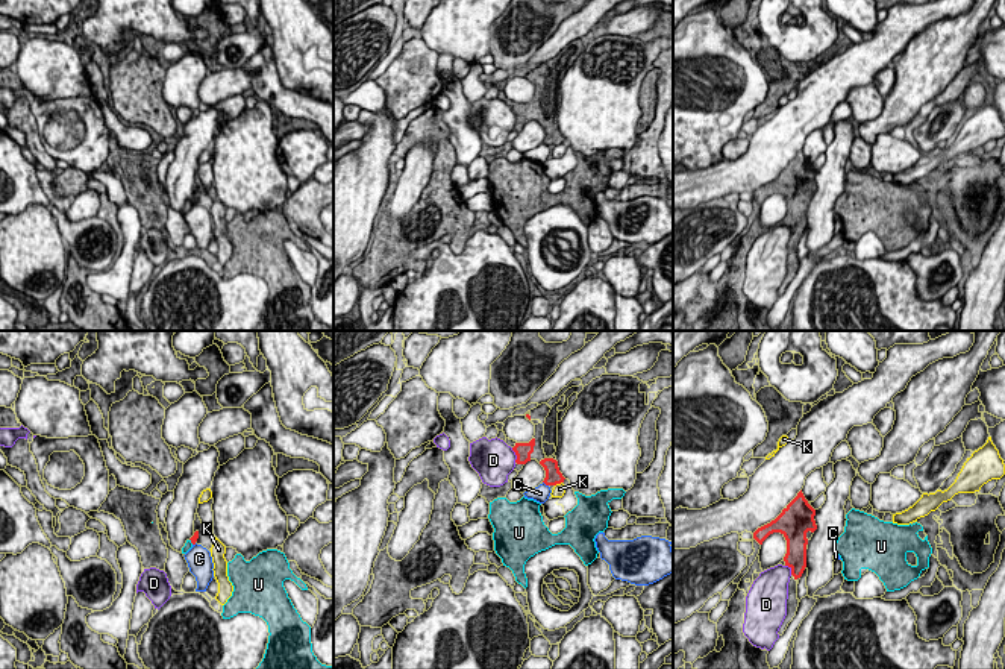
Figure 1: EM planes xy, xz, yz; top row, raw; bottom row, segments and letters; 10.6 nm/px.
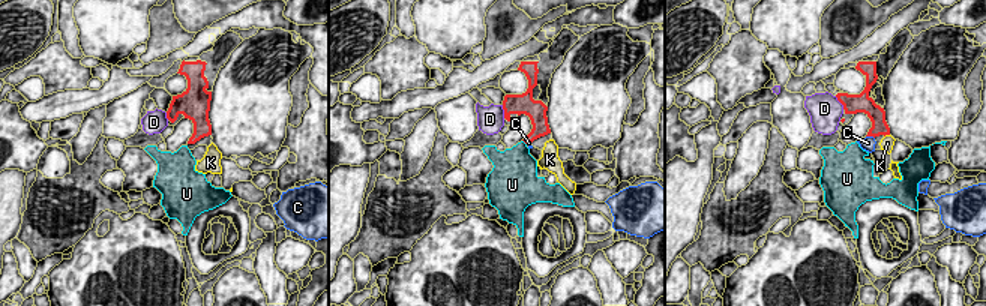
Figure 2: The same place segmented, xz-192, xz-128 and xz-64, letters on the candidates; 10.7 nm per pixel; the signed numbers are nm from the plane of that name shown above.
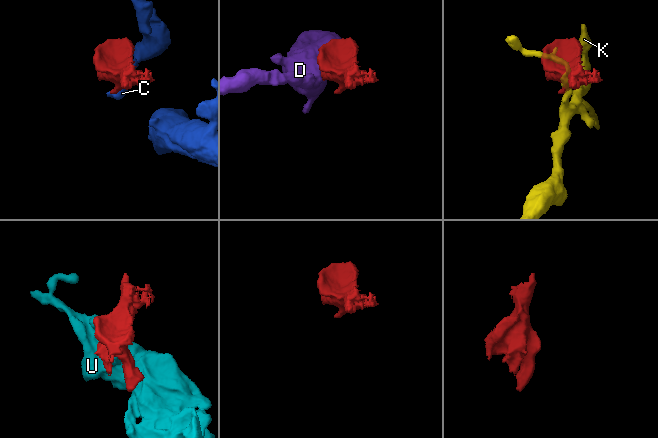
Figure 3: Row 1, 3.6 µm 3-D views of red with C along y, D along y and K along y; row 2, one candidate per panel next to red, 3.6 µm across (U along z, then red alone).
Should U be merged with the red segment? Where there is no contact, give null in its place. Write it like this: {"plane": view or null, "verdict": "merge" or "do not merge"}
{"plane": "xy", "verdict": "do not merge"}

